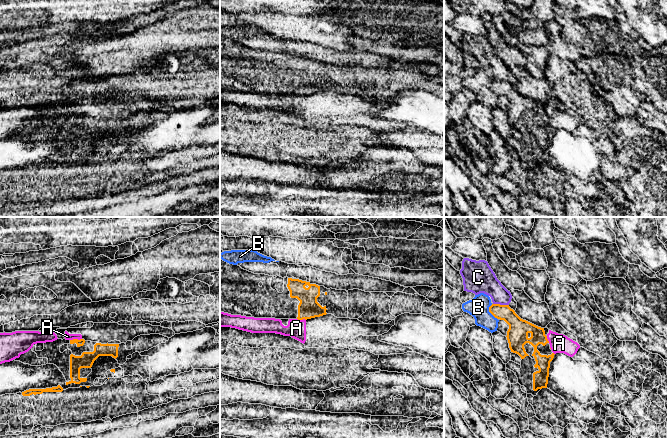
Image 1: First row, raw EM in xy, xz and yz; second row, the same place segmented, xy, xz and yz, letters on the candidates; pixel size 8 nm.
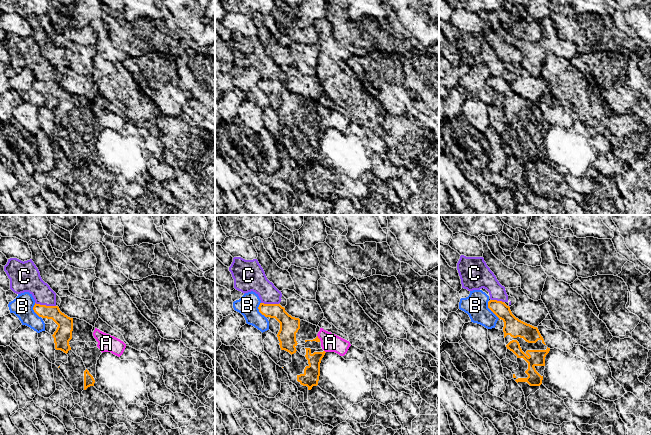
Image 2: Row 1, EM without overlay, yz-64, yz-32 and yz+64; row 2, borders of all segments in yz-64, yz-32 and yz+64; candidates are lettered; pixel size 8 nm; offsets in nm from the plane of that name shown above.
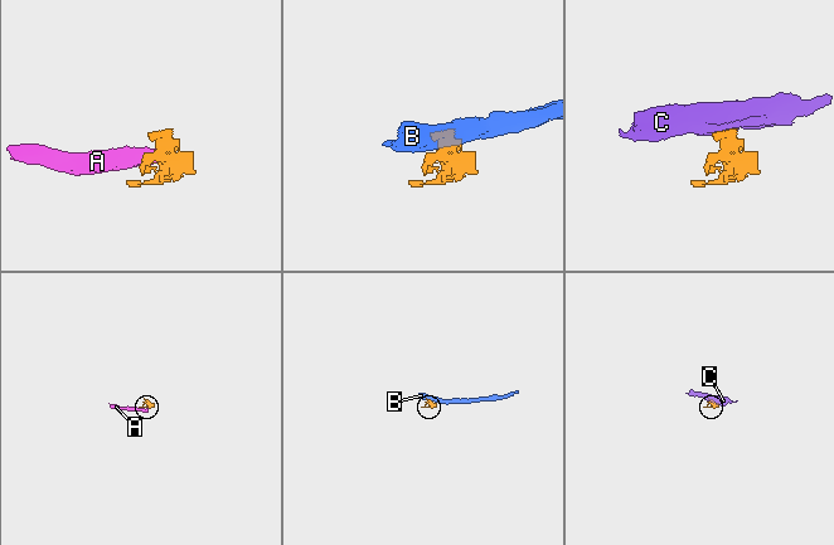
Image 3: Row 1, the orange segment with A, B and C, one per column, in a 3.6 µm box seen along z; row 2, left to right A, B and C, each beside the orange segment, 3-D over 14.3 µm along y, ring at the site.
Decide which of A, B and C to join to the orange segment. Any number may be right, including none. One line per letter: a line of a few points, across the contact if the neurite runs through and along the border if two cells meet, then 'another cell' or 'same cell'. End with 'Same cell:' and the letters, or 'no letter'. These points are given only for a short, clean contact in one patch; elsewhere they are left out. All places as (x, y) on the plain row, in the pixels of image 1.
A: line xy (81, 114), (70, 116); another cell
B: line yz (491, 80), (489, 87), (497, 95); another cell
C: line yz (493, 79), (508, 81); another cell
Same cell: no letter

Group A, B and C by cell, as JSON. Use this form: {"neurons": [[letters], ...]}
{"neurons": [["A"], ["B"], ["C"]]}

